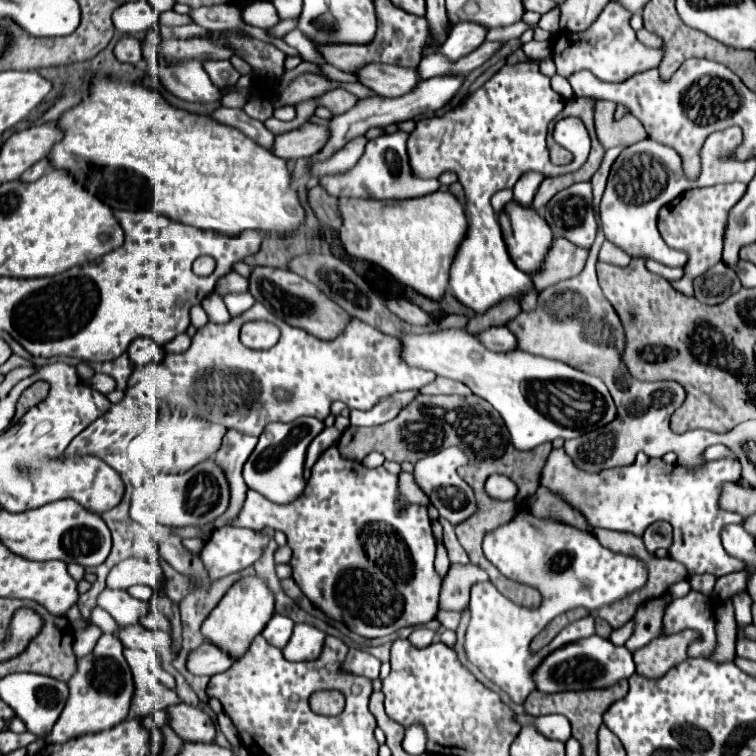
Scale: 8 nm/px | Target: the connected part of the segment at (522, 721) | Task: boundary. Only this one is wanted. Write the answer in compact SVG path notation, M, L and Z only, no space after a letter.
M516 714L515 718L521 726L534 725L537 730L549 739L566 742L571 737L571 725L569 720L559 714L534 717L524 714Z

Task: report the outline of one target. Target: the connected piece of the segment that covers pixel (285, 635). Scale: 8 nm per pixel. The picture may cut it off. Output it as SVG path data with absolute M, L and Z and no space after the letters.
M274 614L272 620L266 624L266 628L262 630L262 636L266 638L268 644L276 648L284 648L292 636L292 628L294 628L294 622L288 616Z

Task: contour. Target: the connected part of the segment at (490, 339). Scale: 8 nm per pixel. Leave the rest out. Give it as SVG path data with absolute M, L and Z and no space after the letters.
M492 326L476 334L476 338L494 352L508 352L516 348L516 338L506 326Z

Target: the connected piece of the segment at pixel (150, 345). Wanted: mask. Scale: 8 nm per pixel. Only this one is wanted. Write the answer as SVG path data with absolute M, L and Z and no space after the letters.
M136 338L128 346L128 358L134 366L144 366L152 360L160 362L164 358L164 350L152 338Z

